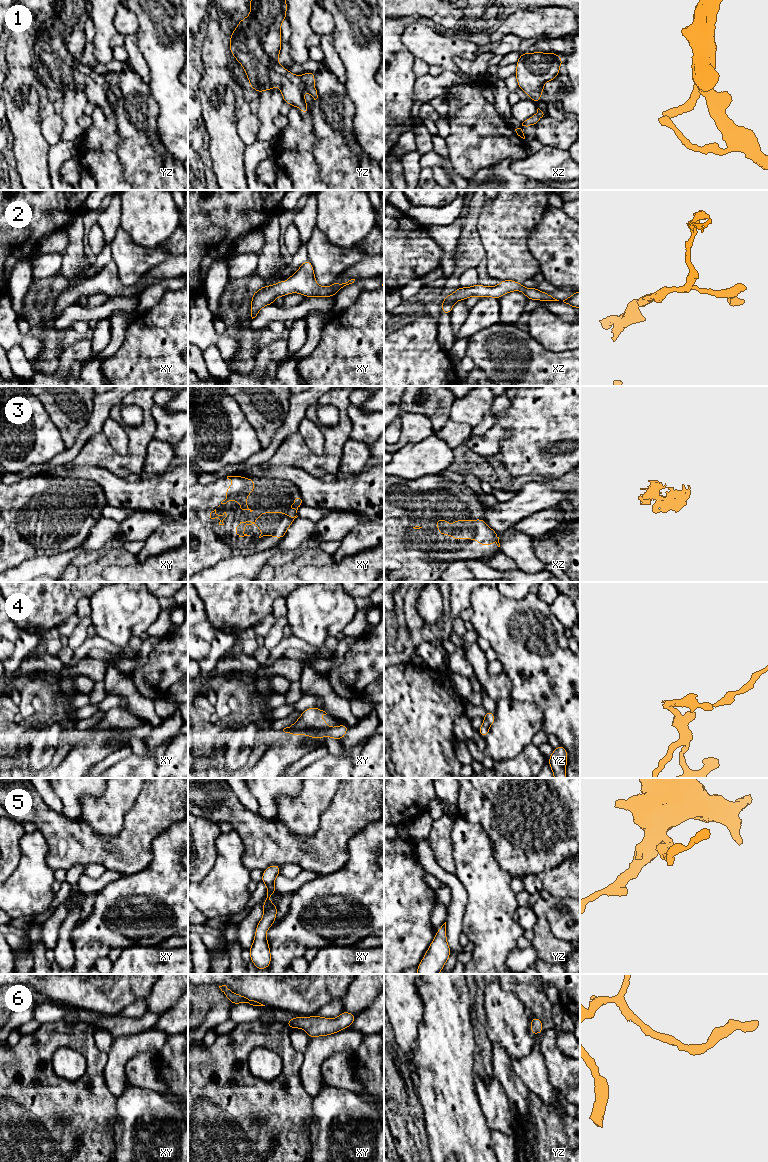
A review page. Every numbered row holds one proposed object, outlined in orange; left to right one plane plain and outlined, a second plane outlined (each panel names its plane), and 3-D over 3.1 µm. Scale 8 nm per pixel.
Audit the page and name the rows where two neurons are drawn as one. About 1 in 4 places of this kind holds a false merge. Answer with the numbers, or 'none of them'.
none of them

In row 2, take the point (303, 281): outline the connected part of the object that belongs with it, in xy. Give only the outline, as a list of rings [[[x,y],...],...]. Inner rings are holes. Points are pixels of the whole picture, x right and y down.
[[[308,259],[287,281],[281,281],[271,286],[265,285],[252,294],[251,317],[255,318],[264,306],[273,304],[275,299],[280,296],[299,293],[305,297],[331,297],[354,281],[355,279],[351,279],[342,284],[334,282],[329,287],[321,287],[316,282],[313,266]]]

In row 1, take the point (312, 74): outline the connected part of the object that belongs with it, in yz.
[[[251,0],[250,15],[238,23],[230,36],[230,52],[245,69],[251,88],[261,93],[279,86],[284,102],[307,114],[303,92],[306,89],[314,100],[318,98],[315,72],[299,77],[278,62],[280,27],[286,11],[286,0]]]

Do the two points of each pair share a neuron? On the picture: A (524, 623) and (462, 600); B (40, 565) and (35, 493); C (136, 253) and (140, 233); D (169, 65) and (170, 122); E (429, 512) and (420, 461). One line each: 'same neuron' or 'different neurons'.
A: different neurons
B: different neurons
C: different neurons
D: same neuron
E: different neurons

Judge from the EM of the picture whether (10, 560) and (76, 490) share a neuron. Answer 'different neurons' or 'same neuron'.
same neuron

